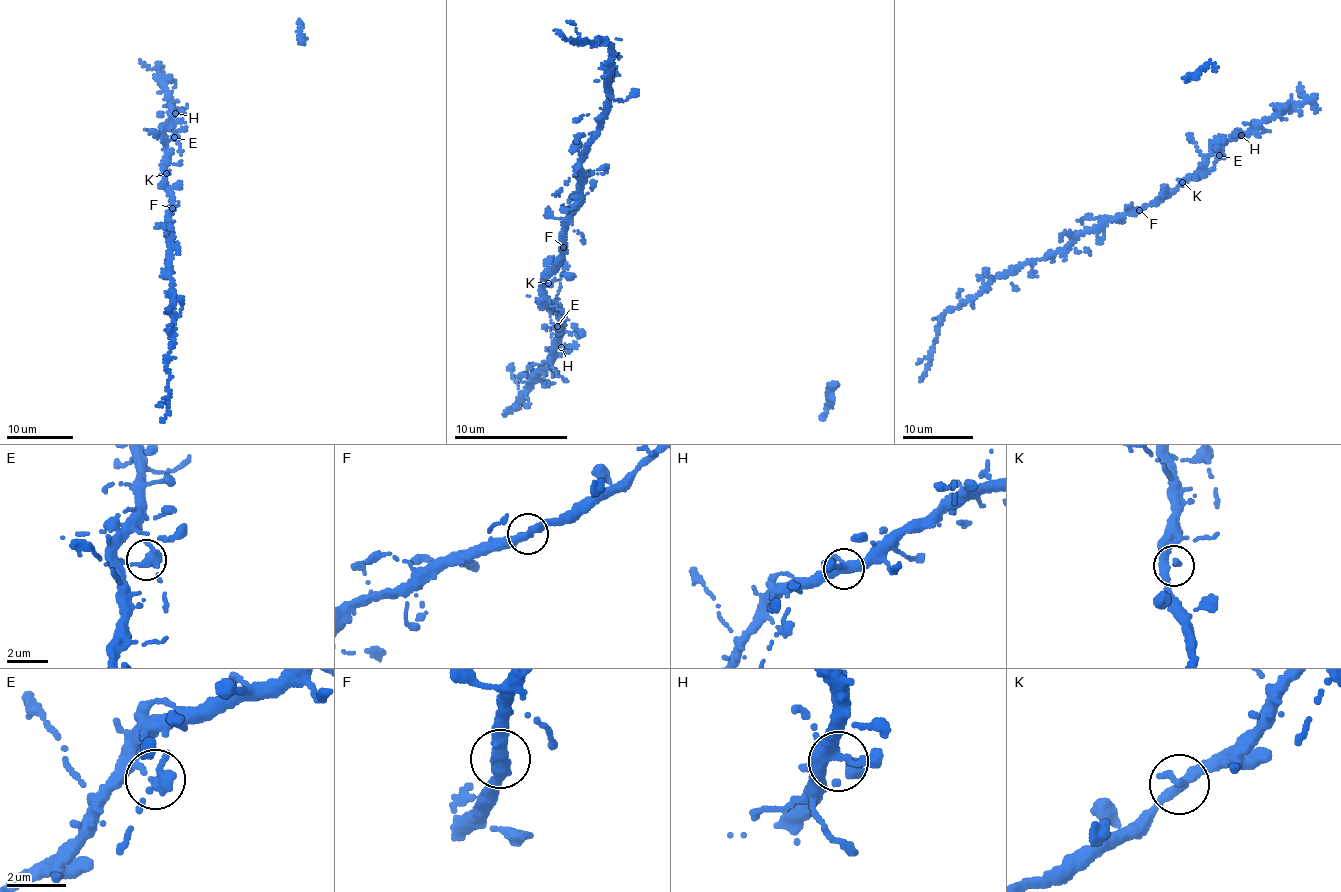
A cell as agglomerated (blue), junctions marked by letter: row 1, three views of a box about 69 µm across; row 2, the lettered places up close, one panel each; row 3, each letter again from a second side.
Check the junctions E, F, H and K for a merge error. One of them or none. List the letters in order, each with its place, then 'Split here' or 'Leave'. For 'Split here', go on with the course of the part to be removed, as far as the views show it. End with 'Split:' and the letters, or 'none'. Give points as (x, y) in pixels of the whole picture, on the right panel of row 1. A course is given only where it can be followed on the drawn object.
E: Place: (1219, 155). Leave
F: Place: (1139, 210). Leave
H: Place: (1241, 135). Leave
K: Place: (1182, 182). Leave
Split: none

